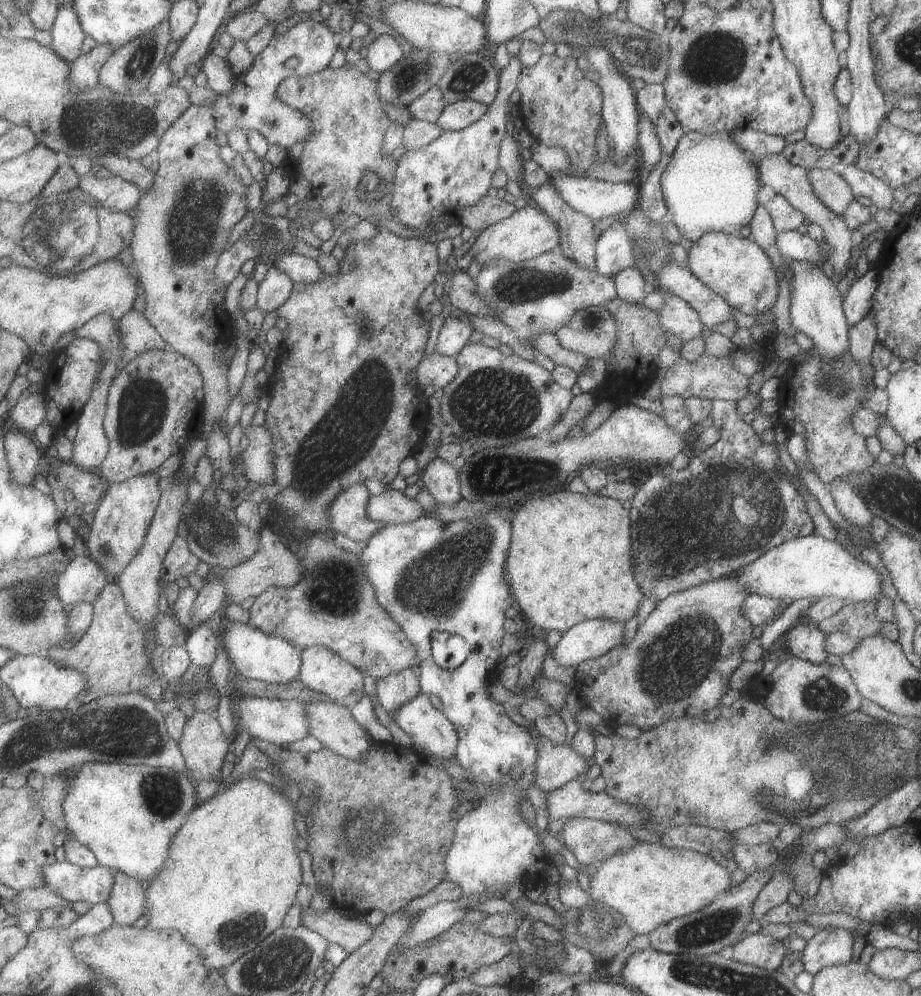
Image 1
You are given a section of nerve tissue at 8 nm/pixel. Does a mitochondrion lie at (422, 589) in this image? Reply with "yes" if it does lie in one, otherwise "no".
yes

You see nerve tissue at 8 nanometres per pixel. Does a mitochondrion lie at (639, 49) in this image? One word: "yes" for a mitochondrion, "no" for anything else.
yes

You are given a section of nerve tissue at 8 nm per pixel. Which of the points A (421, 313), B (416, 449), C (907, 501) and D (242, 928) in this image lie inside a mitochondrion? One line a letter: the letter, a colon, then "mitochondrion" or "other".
A: other
B: other
C: mitochondrion
D: mitochondrion

